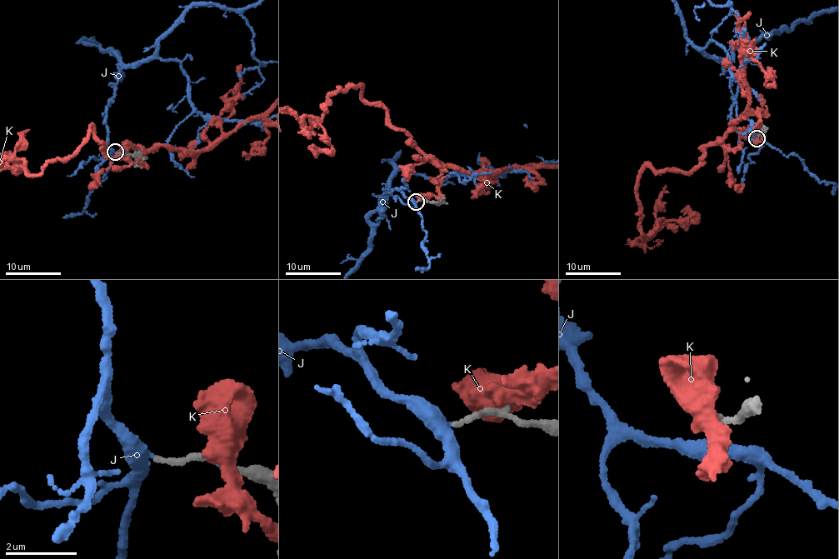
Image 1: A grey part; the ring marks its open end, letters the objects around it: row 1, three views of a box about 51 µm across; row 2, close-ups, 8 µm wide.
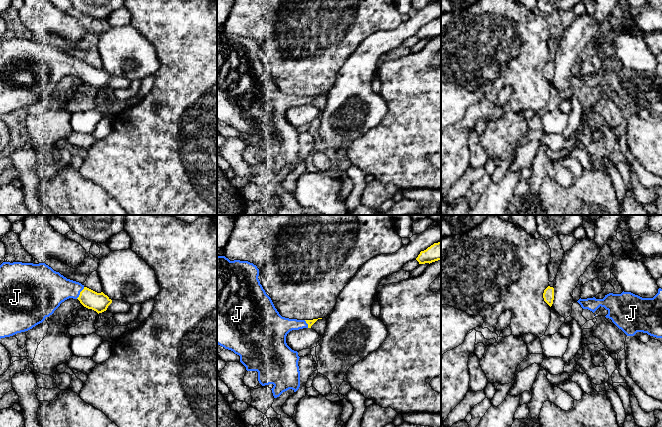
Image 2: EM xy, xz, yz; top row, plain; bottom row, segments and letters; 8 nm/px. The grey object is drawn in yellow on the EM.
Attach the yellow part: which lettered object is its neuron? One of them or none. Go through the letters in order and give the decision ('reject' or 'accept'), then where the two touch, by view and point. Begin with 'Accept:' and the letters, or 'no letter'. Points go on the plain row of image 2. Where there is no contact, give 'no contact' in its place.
Accept: J
J: accept; contact xy (80, 69)
K: reject; no contact

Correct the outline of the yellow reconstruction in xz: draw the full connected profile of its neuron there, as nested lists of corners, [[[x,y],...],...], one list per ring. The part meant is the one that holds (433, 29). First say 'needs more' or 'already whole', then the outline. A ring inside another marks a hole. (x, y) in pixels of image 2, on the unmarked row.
already whole | [[[441,17],[434,19],[426,26],[421,27],[416,36],[419,40],[432,39],[441,36]]]

